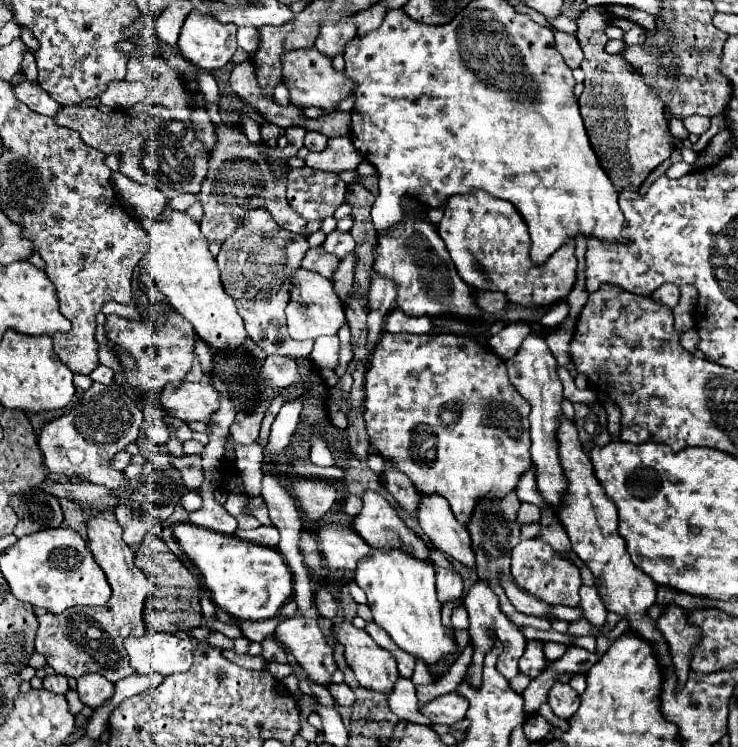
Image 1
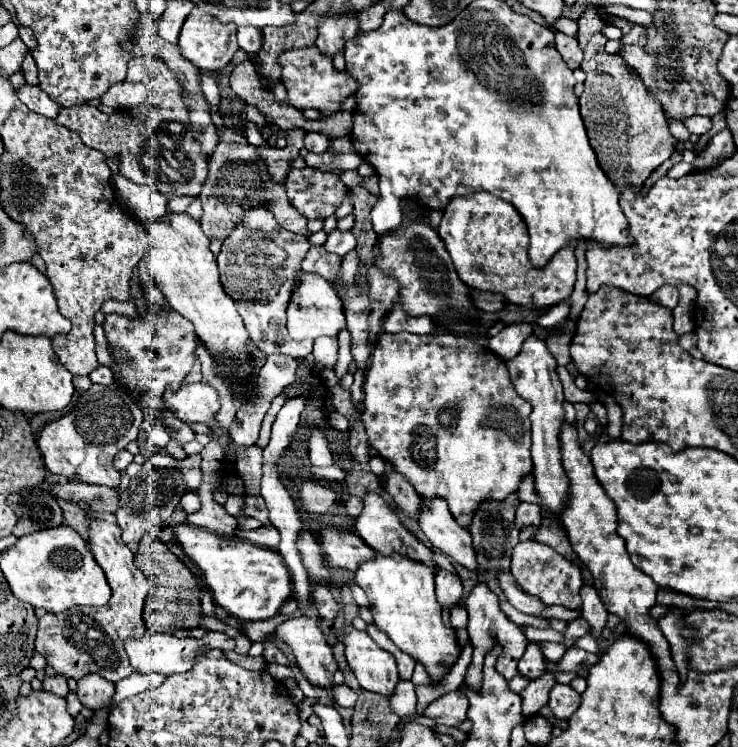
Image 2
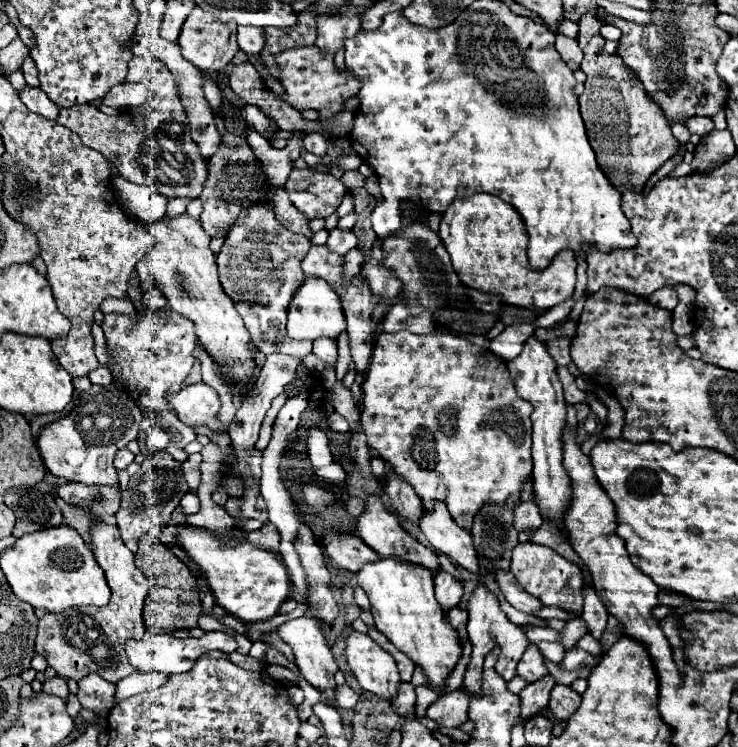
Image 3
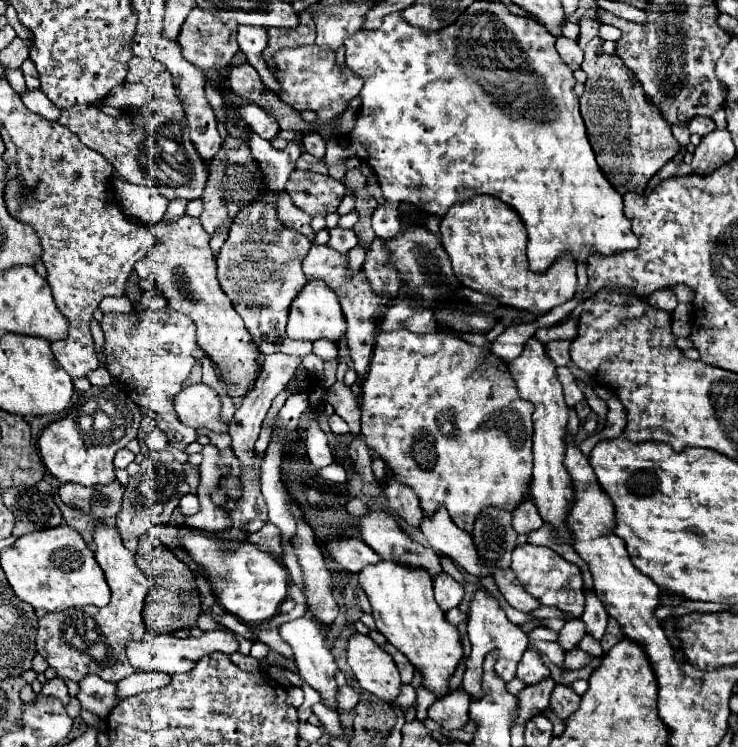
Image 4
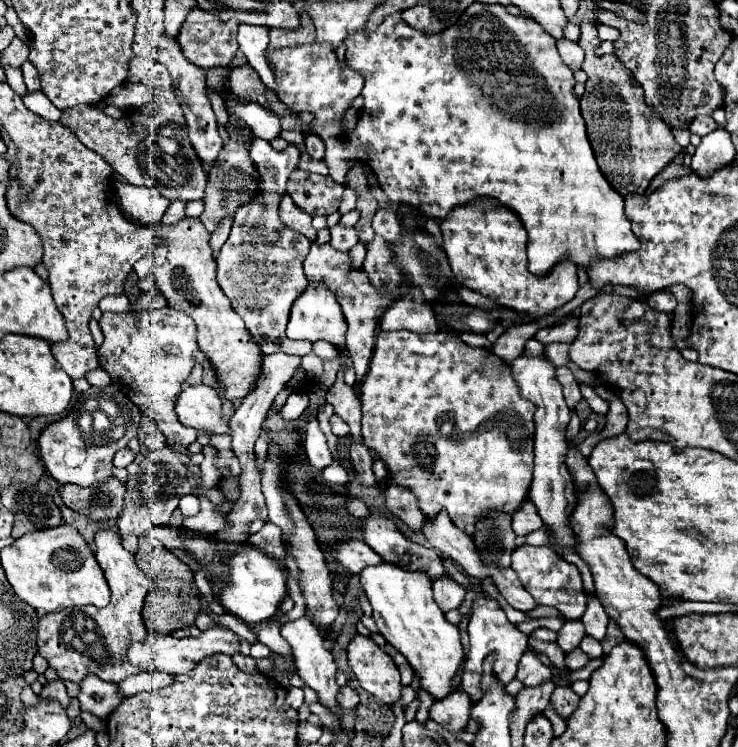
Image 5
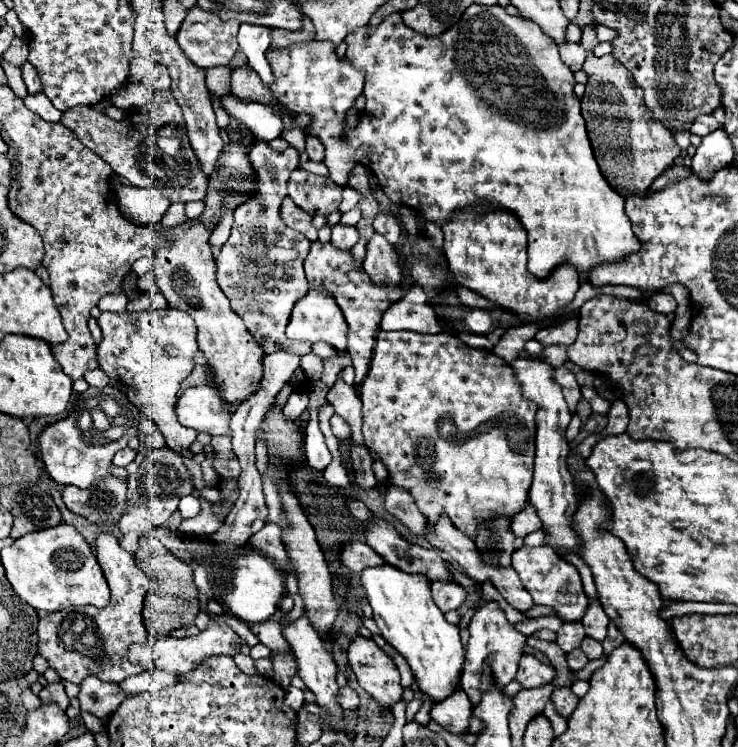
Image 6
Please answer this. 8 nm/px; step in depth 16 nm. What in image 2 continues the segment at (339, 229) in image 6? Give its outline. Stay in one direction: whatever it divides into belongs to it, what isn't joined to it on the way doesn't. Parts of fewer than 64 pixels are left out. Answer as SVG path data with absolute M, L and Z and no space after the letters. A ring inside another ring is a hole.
M332 230L332 232L328 234L328 240L326 240L324 248L326 248L328 252L334 252L334 254L338 254L340 258L344 258L350 250L356 248L356 240L354 240L354 236L352 236L350 232Z

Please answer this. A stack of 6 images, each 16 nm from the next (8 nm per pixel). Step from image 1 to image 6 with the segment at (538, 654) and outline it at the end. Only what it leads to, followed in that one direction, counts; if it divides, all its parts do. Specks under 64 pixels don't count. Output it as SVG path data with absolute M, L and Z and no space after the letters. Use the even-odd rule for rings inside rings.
M524 654L520 660L520 666L518 666L516 680L520 680L522 688L536 688L546 682L552 682L554 670L552 670L552 666L546 666L544 662L540 662L536 656Z

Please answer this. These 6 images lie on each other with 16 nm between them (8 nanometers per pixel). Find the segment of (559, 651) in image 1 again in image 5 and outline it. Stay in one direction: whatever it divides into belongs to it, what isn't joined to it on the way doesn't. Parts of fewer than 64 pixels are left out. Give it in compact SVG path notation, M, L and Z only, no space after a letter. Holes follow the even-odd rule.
M530 640L530 646L536 648L540 654L548 656L548 660L558 666L564 668L564 650L558 646L558 642L542 642L542 640Z

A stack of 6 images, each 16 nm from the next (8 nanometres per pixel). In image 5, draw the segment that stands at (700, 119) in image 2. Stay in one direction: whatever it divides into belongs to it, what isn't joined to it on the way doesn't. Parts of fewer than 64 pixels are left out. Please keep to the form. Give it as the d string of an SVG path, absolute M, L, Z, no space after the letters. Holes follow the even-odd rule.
M696 116L696 118L690 122L688 130L690 130L692 134L706 136L706 134L710 134L712 130L716 130L716 122L714 122L712 116Z

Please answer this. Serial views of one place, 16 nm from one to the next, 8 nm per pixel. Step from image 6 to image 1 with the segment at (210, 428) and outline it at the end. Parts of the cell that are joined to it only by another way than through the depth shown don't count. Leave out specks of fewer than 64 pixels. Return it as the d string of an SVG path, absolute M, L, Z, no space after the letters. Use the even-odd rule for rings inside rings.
M180 382L180 386L166 386L160 394L164 412L182 422L208 422L210 414L218 410L218 392L210 382Z

